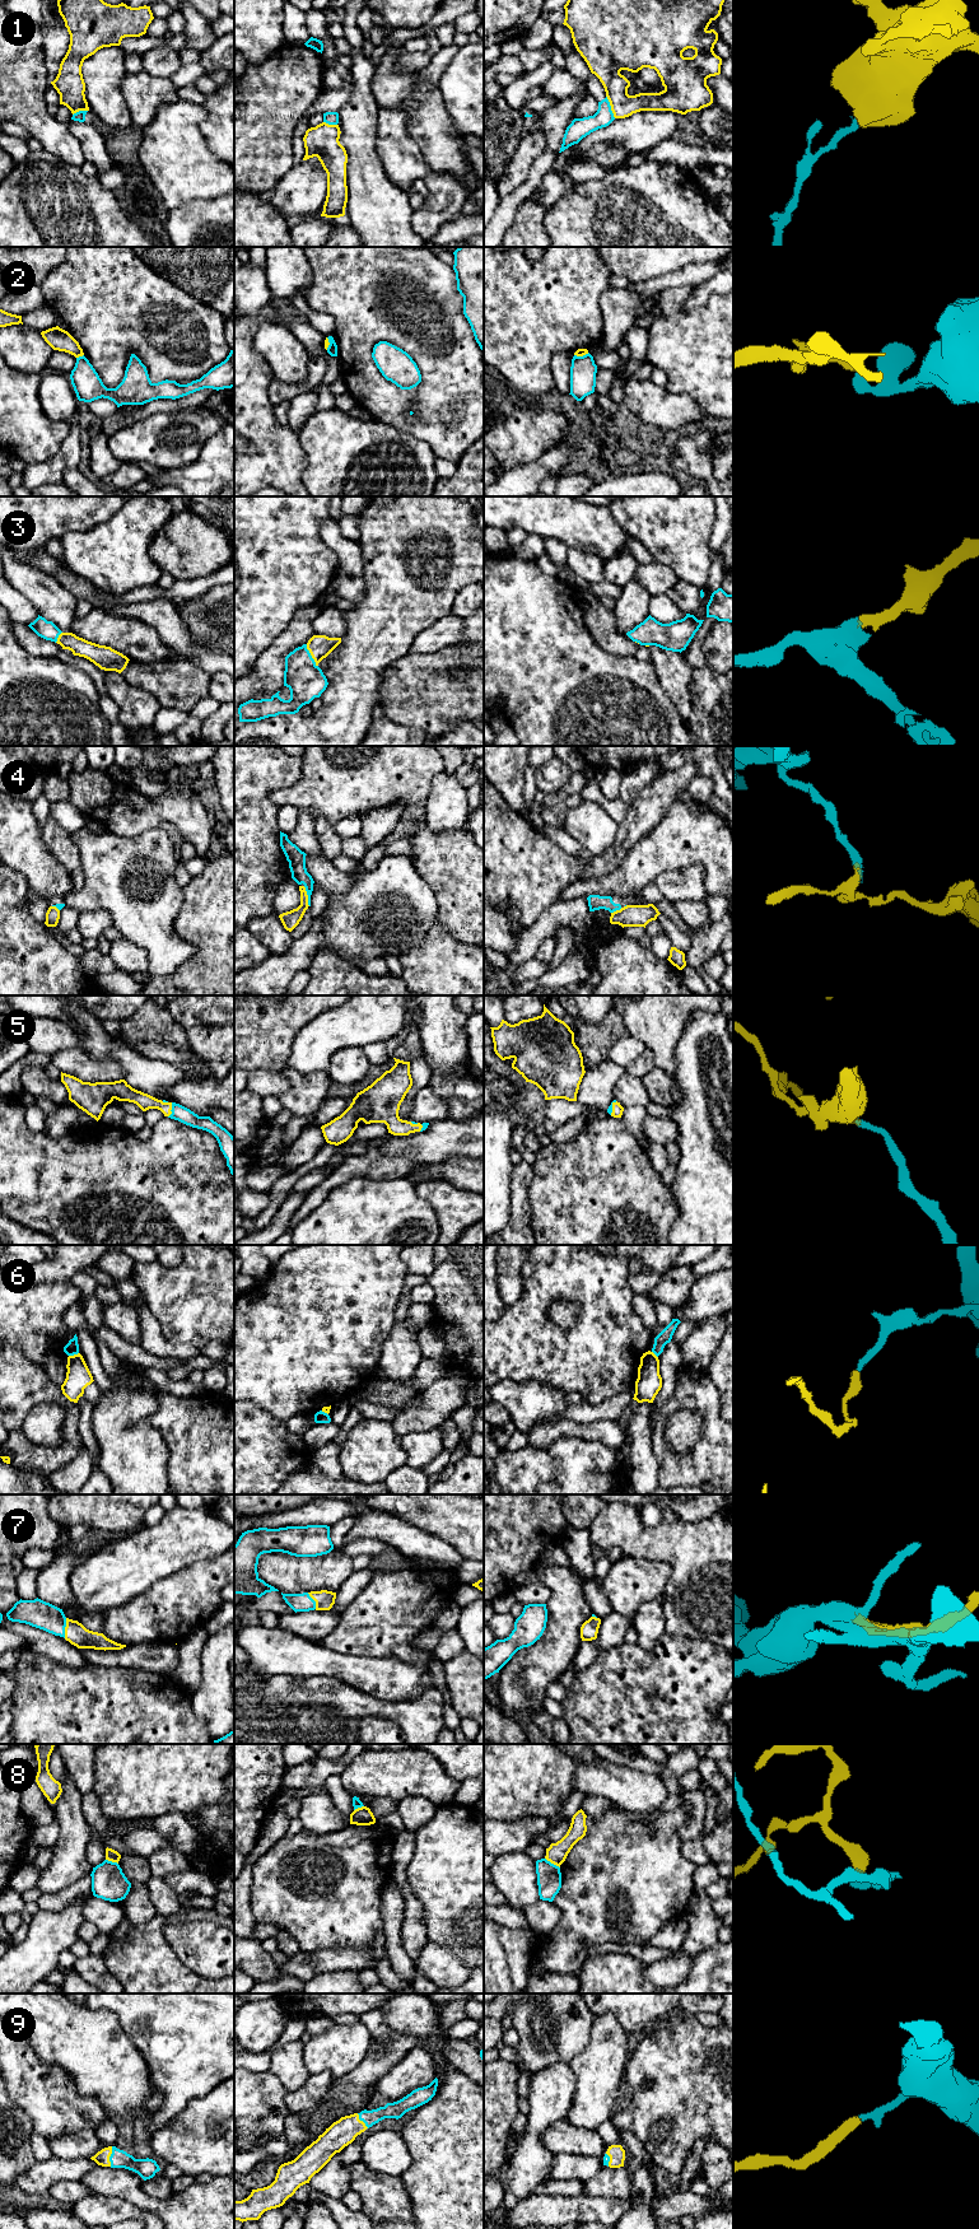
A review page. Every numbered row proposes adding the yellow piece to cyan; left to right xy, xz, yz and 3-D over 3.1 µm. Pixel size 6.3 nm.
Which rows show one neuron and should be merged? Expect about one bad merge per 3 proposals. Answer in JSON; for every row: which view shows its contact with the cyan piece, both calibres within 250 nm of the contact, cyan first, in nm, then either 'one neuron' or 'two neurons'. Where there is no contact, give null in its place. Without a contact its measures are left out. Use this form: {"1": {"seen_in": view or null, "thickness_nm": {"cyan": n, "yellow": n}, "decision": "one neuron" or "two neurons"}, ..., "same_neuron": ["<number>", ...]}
{"1": {"seen_in": "yz", "thickness_nm": {"cyan": 130, "yellow": 170}, "decision": "two neurons"}, "2": {"seen_in": "xy", "thickness_nm": {"cyan": 180, "yellow": 140}, "decision": "two neurons"}, "3": {"seen_in": "xz", "thickness_nm": {"cyan": 240, "yellow": 150}, "decision": "one neuron"}, "4": {"seen_in": "xz", "thickness_nm": {"cyan": 110, "yellow": 110}, "decision": "two neurons"}, "5": {"seen_in": "xy", "thickness_nm": {"cyan": 100, "yellow": 100}, "decision": "one neuron"}, "6": {"seen_in": "xy", "thickness_nm": {"cyan": 90, "yellow": 160}, "decision": "two neurons"}, "7": {"seen_in": "xy", "thickness_nm": {"cyan": 180, "yellow": 140}, "decision": "one neuron"}, "8": {"seen_in": "yz", "thickness_nm": {"cyan": 160, "yellow": 130}, "decision": "two neurons"}, "9": {"seen_in": "xy", "thickness_nm": {"cyan": 130, "yellow": 100}, "decision": "one neuron"}, "same_neuron": ["3", "5", "7", "9"]}

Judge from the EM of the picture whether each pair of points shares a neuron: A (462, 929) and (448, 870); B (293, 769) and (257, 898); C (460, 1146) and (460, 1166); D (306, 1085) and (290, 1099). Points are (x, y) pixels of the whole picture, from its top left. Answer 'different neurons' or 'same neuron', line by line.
A: same neuron
B: same neuron
C: different neurons
D: same neuron

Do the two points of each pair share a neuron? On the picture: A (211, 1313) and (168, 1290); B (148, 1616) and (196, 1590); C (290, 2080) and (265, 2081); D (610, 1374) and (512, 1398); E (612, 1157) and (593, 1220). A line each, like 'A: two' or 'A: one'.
A: one
B: one
C: two
D: two
E: one

